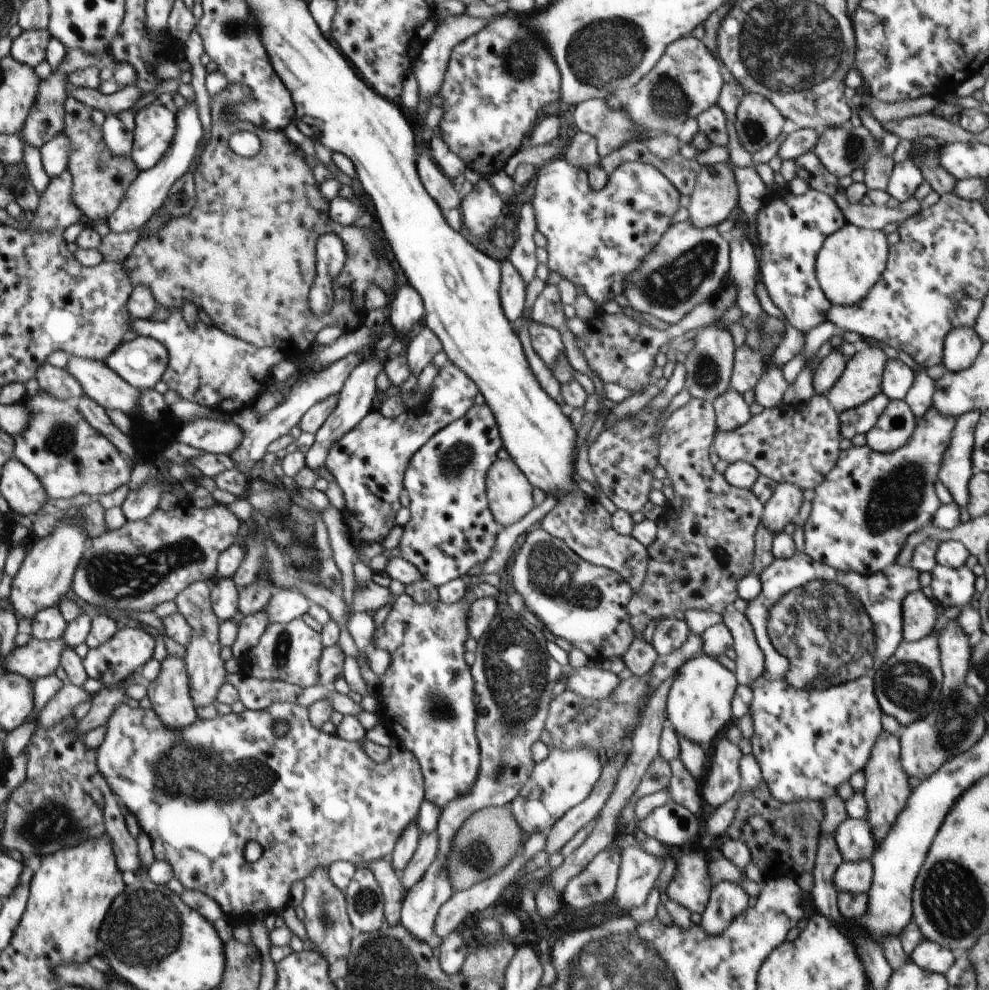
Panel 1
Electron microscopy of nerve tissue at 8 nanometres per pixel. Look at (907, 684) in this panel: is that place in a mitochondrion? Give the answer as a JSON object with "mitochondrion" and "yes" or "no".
{"mitochondrion":"yes"}

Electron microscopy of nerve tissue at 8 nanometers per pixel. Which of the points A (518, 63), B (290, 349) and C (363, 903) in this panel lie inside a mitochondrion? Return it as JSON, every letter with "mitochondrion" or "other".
{"A":"mitochondrion","B":"other","C":"mitochondrion"}

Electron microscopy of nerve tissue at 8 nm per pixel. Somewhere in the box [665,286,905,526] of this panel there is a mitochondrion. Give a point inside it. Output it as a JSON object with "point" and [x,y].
{"point":[706,373]}

